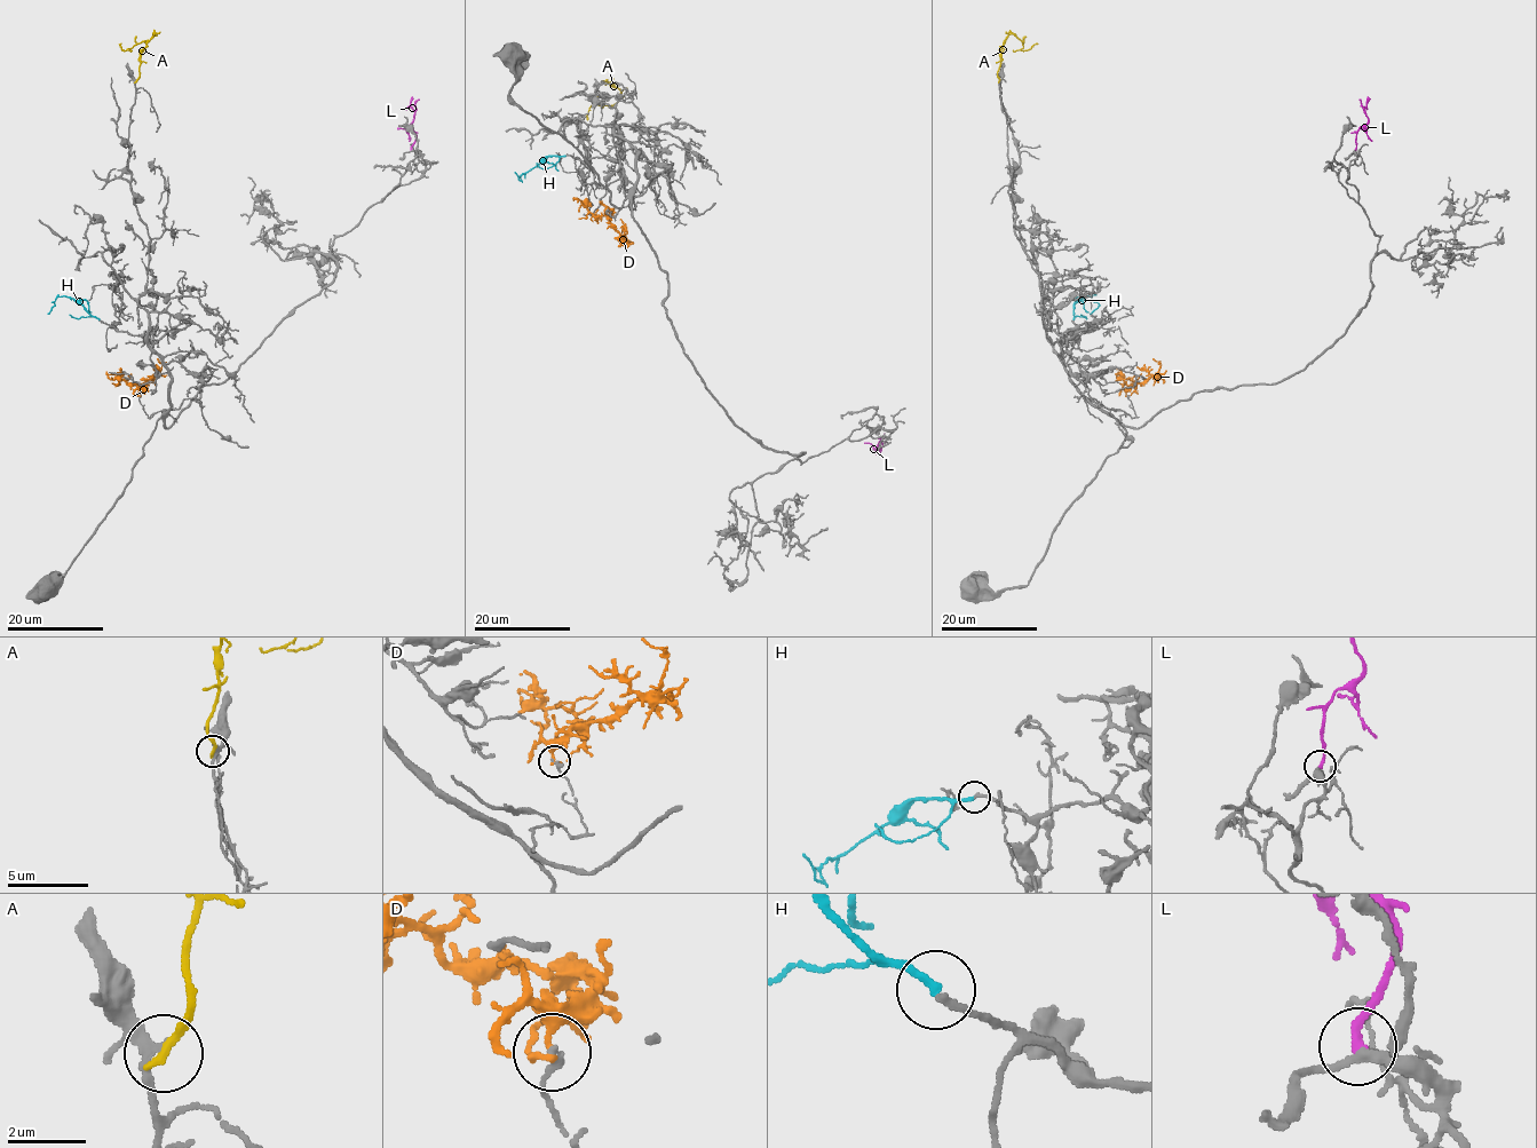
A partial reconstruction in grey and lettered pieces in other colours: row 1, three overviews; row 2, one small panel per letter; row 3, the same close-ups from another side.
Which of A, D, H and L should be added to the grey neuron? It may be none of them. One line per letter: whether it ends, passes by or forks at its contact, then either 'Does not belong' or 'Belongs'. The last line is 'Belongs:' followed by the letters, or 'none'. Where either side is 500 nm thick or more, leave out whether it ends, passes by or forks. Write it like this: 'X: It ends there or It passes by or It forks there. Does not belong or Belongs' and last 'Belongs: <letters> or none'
A: It ends there. Does not belong
D: It ends there. Does not belong
H: It ends there. Belongs
L: It ends there. Belongs
Belongs: H, L

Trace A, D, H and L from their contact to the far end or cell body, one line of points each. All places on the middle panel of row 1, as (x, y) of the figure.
A: (603, 81), (607, 80), (622, 92), (619, 99), (612, 105), (593, 104), (587, 120)
D: (607, 208), (610, 224), (630, 242), (624, 235)
H: (565, 155), (546, 156), (520, 176), (521, 181), (515, 172)
L: (878, 437), (882, 438), (878, 443), (880, 452)

